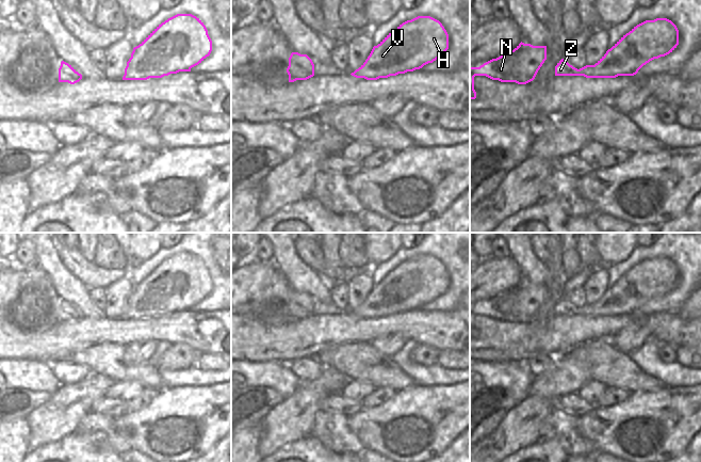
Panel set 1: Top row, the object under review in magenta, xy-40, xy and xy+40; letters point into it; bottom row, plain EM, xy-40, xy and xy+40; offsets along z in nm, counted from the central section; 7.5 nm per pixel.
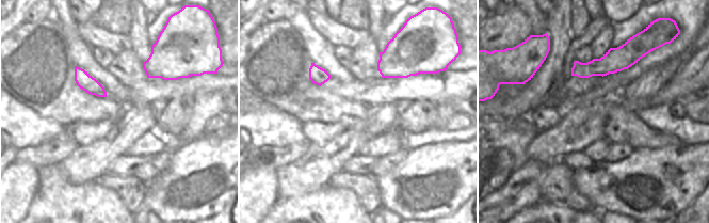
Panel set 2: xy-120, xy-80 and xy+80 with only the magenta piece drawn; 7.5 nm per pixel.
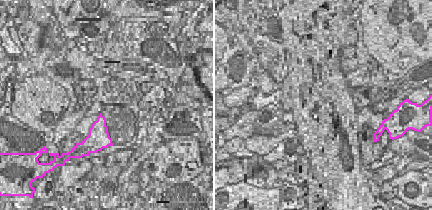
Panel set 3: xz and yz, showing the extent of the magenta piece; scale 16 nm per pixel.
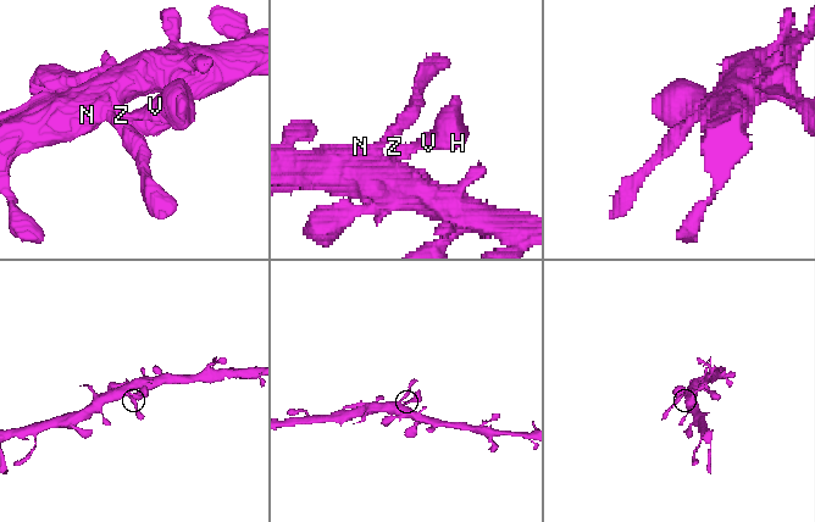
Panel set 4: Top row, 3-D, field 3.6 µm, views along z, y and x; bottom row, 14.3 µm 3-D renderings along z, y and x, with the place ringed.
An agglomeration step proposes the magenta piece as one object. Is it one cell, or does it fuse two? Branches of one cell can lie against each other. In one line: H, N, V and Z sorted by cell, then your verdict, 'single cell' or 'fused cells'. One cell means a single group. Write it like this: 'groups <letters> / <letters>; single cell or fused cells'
groups H N V Z; single cell

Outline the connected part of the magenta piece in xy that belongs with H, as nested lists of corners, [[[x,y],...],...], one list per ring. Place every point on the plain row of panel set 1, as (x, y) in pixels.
[[[418,255],[400,264],[377,285],[365,301],[350,314],[366,319],[388,317],[422,307],[449,288],[449,273],[430,255]]]

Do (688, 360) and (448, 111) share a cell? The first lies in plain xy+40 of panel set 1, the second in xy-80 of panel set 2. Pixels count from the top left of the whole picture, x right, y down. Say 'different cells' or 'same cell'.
different cells

